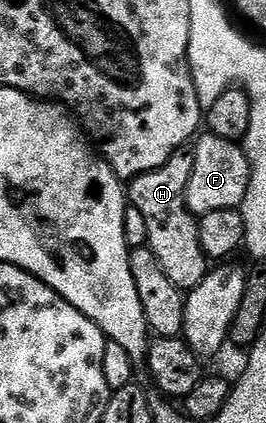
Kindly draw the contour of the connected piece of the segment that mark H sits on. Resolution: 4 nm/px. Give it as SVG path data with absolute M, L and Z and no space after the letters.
M186 147L174 152L165 166L149 170L149 174L141 174L129 184L130 207L141 210L141 215L145 217L146 247L157 254L157 262L161 262L161 270L165 270L169 282L185 294L196 288L209 271L207 255L205 250L201 250L199 221L188 210L185 198L192 170L193 152Z

